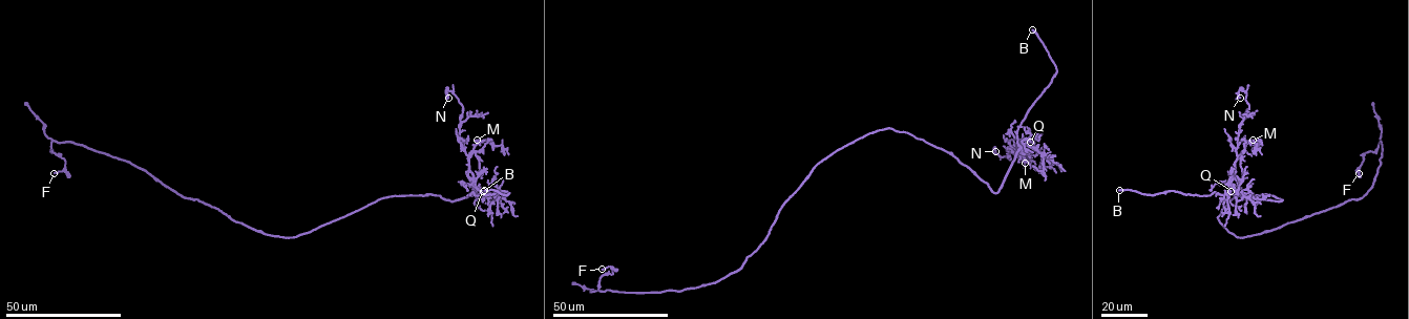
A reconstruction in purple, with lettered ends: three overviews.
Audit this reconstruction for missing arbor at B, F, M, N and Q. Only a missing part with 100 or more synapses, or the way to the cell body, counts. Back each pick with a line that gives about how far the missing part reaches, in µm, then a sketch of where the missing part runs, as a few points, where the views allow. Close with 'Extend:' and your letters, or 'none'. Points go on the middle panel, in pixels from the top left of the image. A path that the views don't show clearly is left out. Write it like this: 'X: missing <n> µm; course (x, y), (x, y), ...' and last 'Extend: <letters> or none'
B: missing 25 µm; course (1032, 29), (988, 14)
Extend: B

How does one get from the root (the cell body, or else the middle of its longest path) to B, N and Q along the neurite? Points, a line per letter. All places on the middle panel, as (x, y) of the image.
B: (842, 148), (878, 130), (906, 132), (950, 152), (996, 192), (1020, 147), (1017, 127), (1056, 71), (1032, 29)
N: (842, 148), (878, 130), (906, 132), (950, 152), (996, 192), (1022, 148), (1007, 148), (1010, 160), (995, 151)
Q: (842, 148), (878, 130), (906, 132), (950, 152), (996, 192), (1015, 153), (1024, 146), (1022, 140), (1030, 142)

